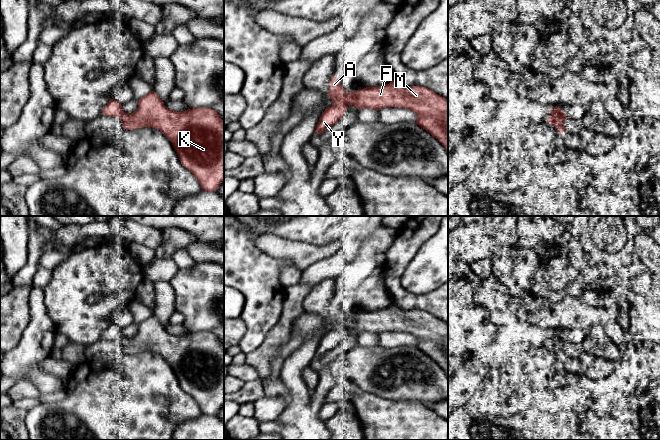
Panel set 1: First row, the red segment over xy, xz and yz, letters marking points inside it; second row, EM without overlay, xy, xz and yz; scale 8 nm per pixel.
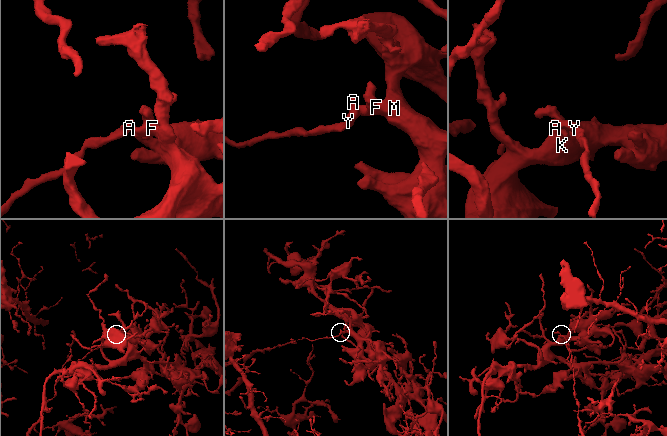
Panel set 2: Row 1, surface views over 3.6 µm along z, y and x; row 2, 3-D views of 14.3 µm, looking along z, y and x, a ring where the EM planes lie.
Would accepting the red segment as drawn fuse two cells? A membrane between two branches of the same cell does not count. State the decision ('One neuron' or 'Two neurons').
Two neurons

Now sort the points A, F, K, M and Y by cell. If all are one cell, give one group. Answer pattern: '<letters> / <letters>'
A Y / F K M

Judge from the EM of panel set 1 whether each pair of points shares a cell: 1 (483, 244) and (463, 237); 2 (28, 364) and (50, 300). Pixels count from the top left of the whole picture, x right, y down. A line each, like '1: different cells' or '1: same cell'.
1: same cell
2: different cells

